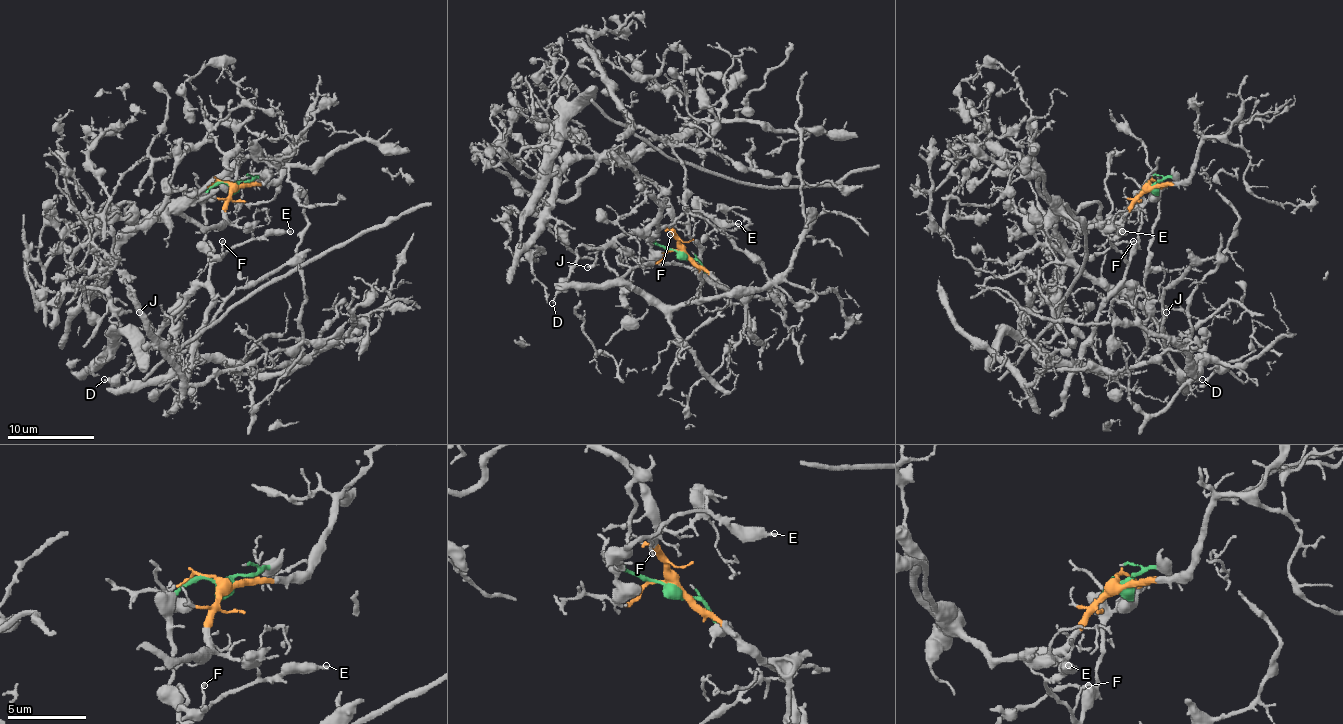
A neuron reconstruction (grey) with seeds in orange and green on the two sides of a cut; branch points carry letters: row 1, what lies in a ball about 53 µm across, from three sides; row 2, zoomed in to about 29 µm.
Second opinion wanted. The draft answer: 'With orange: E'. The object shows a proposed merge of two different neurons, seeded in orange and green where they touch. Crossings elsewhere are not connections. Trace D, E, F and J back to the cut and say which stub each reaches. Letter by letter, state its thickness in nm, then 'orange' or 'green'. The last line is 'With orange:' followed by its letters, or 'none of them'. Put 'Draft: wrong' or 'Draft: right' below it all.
D: 160 nm | green
E: 320 nm | green
F: 140 nm | green
J: 240 nm | green
With orange: none of them
Draft: wrong

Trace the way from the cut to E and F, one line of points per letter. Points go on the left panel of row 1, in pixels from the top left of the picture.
E: (234, 187), (216, 182), (206, 193), (203, 250), (212, 260), (242, 243), (290, 230)
F: (234, 187), (216, 182), (206, 193), (203, 250), (212, 260), (219, 256), (223, 241)

